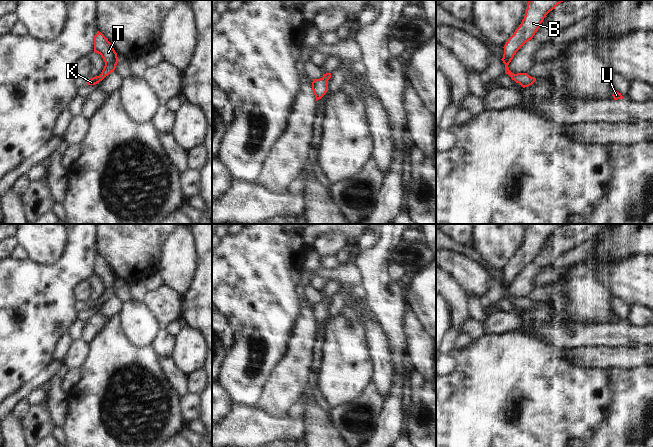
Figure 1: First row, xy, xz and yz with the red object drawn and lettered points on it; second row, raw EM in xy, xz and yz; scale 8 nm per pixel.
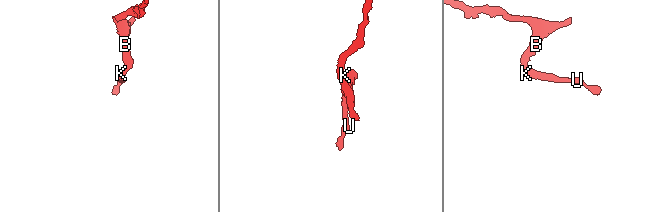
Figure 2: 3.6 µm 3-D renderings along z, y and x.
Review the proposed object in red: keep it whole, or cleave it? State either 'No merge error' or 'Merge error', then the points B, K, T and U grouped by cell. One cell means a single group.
No merge error. Groups: B K T U

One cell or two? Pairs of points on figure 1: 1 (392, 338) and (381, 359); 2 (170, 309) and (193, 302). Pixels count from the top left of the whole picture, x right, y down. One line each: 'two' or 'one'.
1: two
2: two

